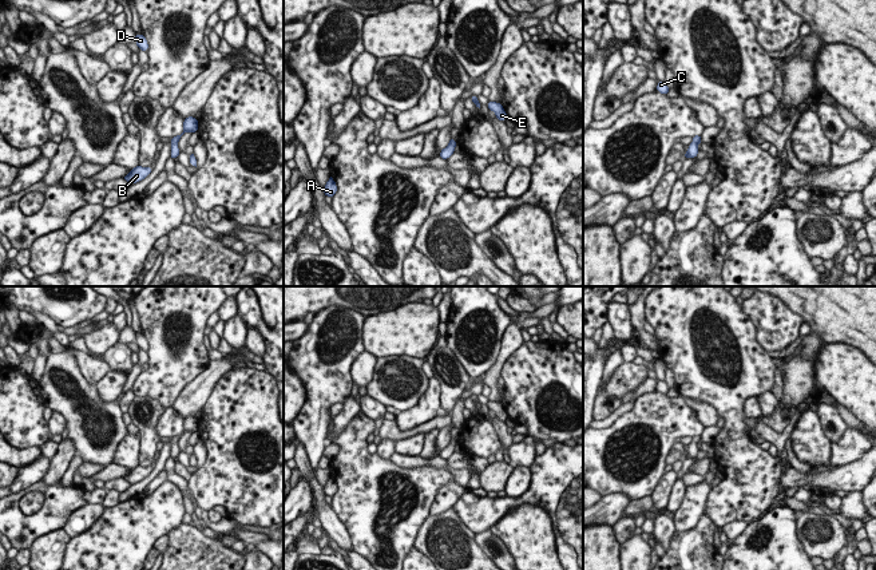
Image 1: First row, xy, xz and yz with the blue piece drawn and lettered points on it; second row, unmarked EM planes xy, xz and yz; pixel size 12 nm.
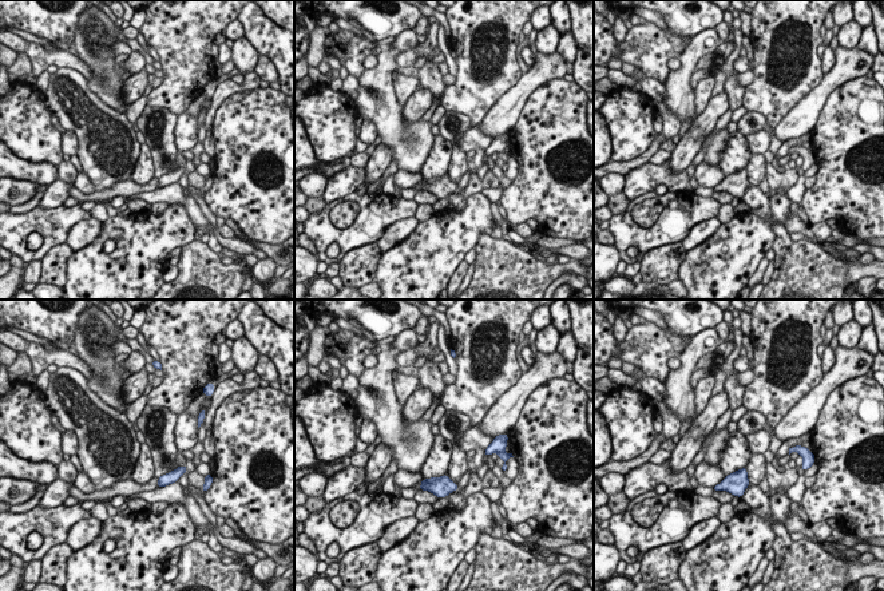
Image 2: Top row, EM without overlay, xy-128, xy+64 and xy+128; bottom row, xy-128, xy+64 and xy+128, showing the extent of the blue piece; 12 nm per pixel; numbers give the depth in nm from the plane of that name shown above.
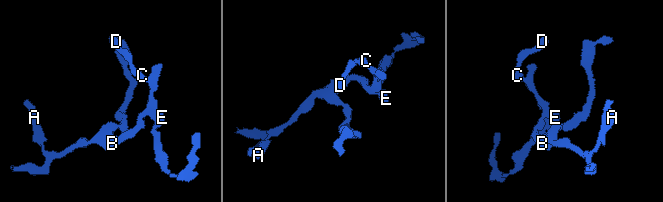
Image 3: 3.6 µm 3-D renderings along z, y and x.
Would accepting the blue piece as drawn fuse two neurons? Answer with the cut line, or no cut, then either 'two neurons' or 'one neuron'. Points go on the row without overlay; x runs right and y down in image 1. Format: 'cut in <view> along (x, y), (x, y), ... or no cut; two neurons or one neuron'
no cut; one neuron

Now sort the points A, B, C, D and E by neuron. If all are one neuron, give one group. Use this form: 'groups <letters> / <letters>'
groups A B C D E

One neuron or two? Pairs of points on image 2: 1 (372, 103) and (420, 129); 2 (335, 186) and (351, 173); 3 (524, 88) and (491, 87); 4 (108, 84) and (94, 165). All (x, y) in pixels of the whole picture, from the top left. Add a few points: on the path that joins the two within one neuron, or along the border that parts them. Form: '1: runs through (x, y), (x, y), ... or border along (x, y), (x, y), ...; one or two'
1: runs through (384, 115), (401, 133), (408, 133); one
2: runs through (339, 185), (347, 177); one
3: border along (522, 72), (522, 76), (487, 111); two
4: border along (86, 80), (87, 86), (108, 106), (125, 112); two

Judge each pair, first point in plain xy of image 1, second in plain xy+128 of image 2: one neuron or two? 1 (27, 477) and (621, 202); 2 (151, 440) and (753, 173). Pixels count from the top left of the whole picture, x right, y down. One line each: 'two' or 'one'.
1: two
2: one

